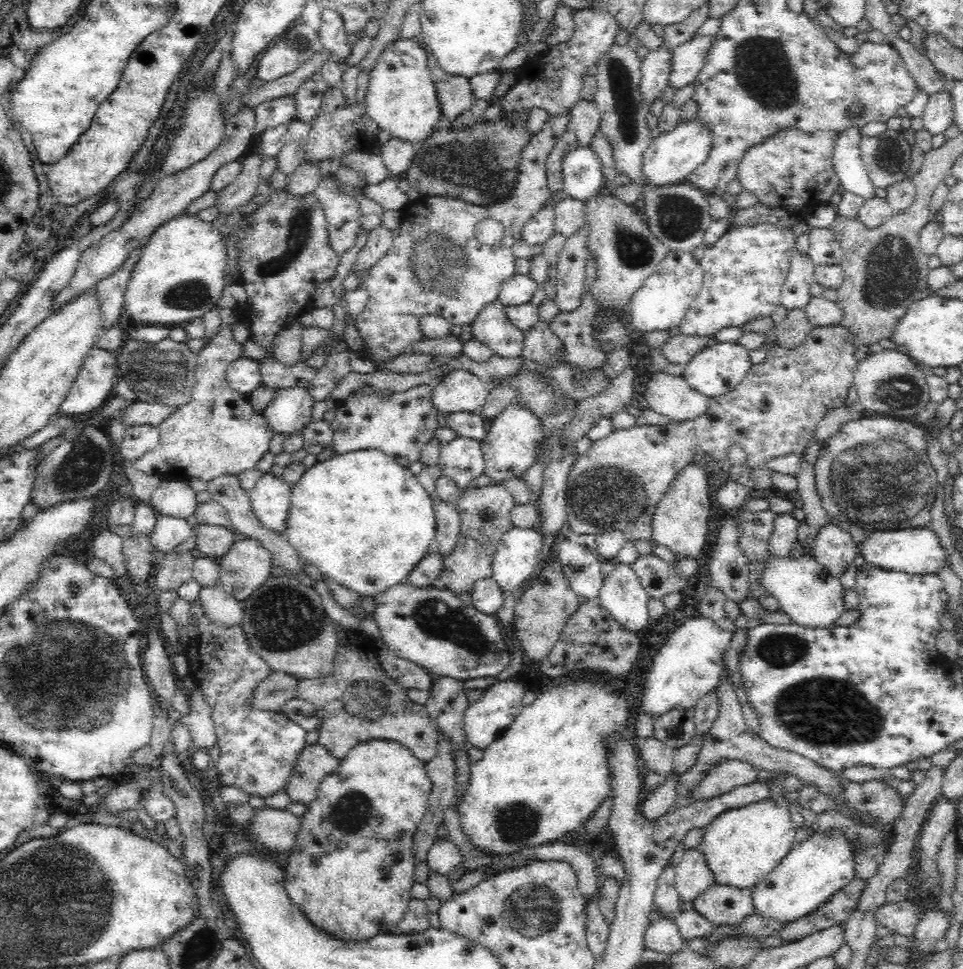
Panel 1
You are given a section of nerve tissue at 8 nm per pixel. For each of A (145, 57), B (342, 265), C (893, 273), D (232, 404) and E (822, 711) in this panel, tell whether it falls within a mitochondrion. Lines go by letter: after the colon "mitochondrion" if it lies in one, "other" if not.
A: other
B: other
C: mitochondrion
D: other
E: mitochondrion

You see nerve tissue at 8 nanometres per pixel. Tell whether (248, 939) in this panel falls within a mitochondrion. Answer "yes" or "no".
no

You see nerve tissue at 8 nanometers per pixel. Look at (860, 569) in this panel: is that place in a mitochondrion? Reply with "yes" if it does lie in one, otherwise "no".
no

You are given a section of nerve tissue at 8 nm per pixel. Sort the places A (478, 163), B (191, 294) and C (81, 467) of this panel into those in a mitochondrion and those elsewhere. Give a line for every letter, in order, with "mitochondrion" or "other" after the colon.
A: mitochondrion
B: mitochondrion
C: mitochondrion

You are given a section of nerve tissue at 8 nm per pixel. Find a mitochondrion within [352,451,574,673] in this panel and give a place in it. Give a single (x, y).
(435, 618)

